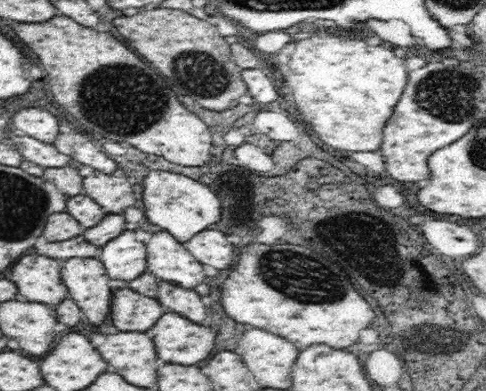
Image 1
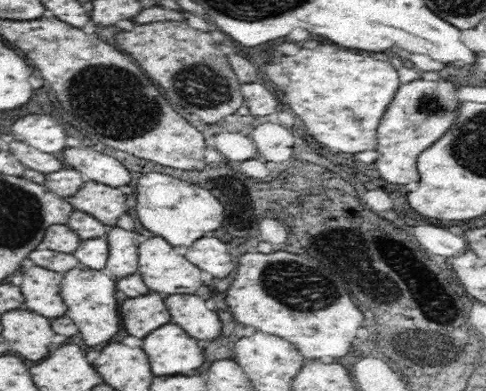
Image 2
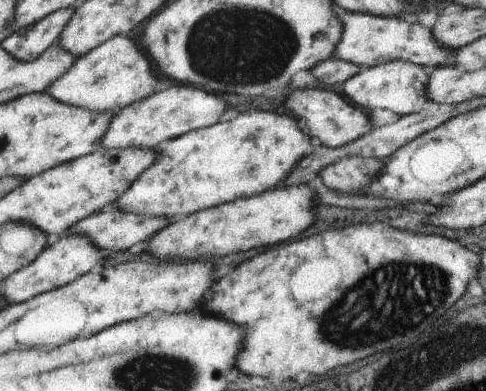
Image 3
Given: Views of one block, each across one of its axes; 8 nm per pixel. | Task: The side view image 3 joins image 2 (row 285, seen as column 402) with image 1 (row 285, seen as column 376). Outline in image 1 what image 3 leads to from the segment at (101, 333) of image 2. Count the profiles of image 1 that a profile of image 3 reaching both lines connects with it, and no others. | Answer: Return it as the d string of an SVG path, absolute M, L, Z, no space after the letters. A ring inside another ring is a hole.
M68 258L62 262L62 280L68 286L70 298L76 302L76 306L80 306L88 322L92 326L100 326L110 312L112 296L114 296L114 290L110 290L108 286L110 278L104 262L100 258Z

